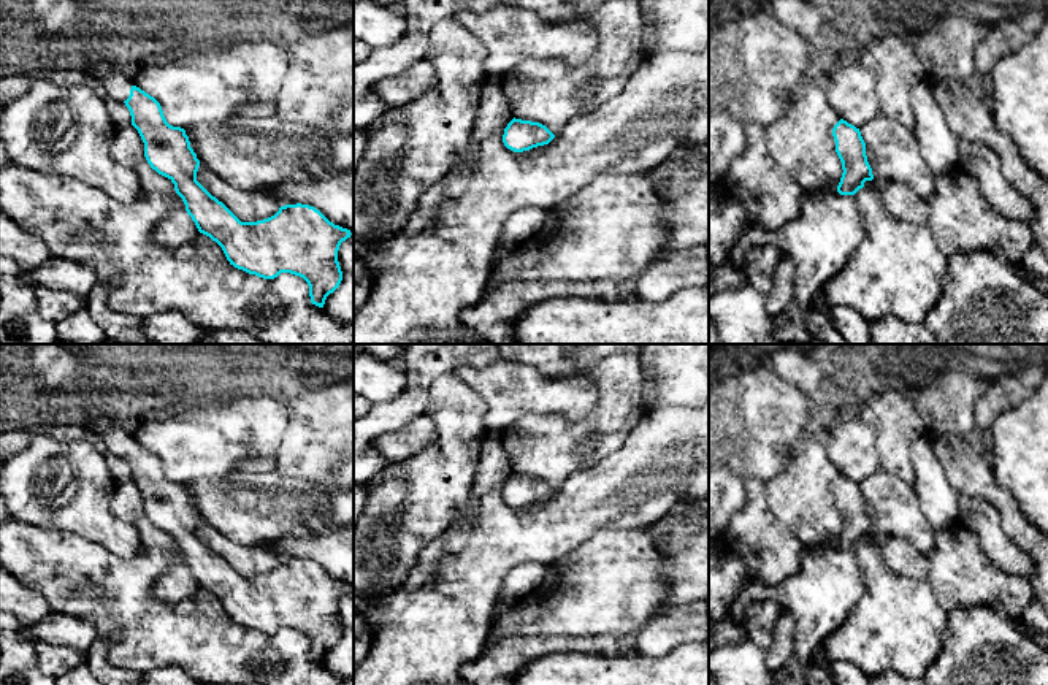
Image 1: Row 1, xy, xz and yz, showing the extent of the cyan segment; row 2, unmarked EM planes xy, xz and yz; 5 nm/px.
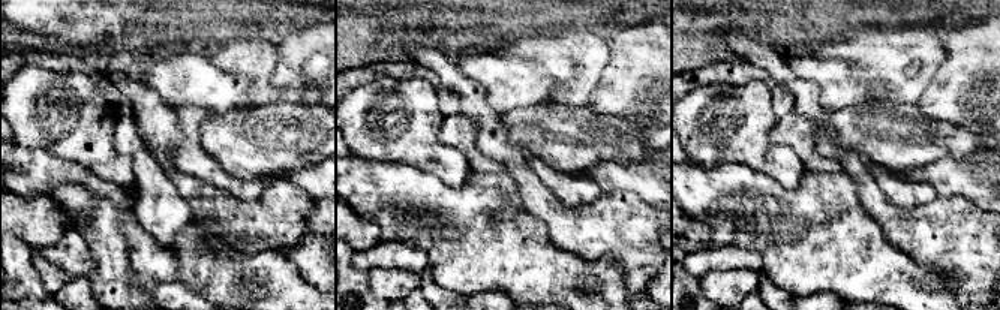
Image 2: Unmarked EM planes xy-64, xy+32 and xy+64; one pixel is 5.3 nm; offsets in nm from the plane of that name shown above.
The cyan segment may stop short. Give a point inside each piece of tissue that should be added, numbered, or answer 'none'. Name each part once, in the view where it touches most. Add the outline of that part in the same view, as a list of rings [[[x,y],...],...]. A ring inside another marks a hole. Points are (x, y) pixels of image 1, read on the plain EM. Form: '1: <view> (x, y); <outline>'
1: xy (116, 436); [[[106,417],[89,419],[87,427],[100,434],[108,452],[125,457],[133,441],[128,425],[116,423]]]

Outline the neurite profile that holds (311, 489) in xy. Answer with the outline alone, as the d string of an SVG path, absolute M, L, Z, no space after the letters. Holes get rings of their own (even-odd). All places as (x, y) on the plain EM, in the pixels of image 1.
M354 371L328 387L293 390L285 404L289 425L271 473L238 471L184 484L197 514L244 547L270 547L287 534L323 534L354 520Z

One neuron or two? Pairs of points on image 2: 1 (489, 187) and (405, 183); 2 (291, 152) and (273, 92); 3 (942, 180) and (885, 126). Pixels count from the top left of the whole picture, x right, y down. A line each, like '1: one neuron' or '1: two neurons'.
1: one neuron
2: two neurons
3: two neurons

